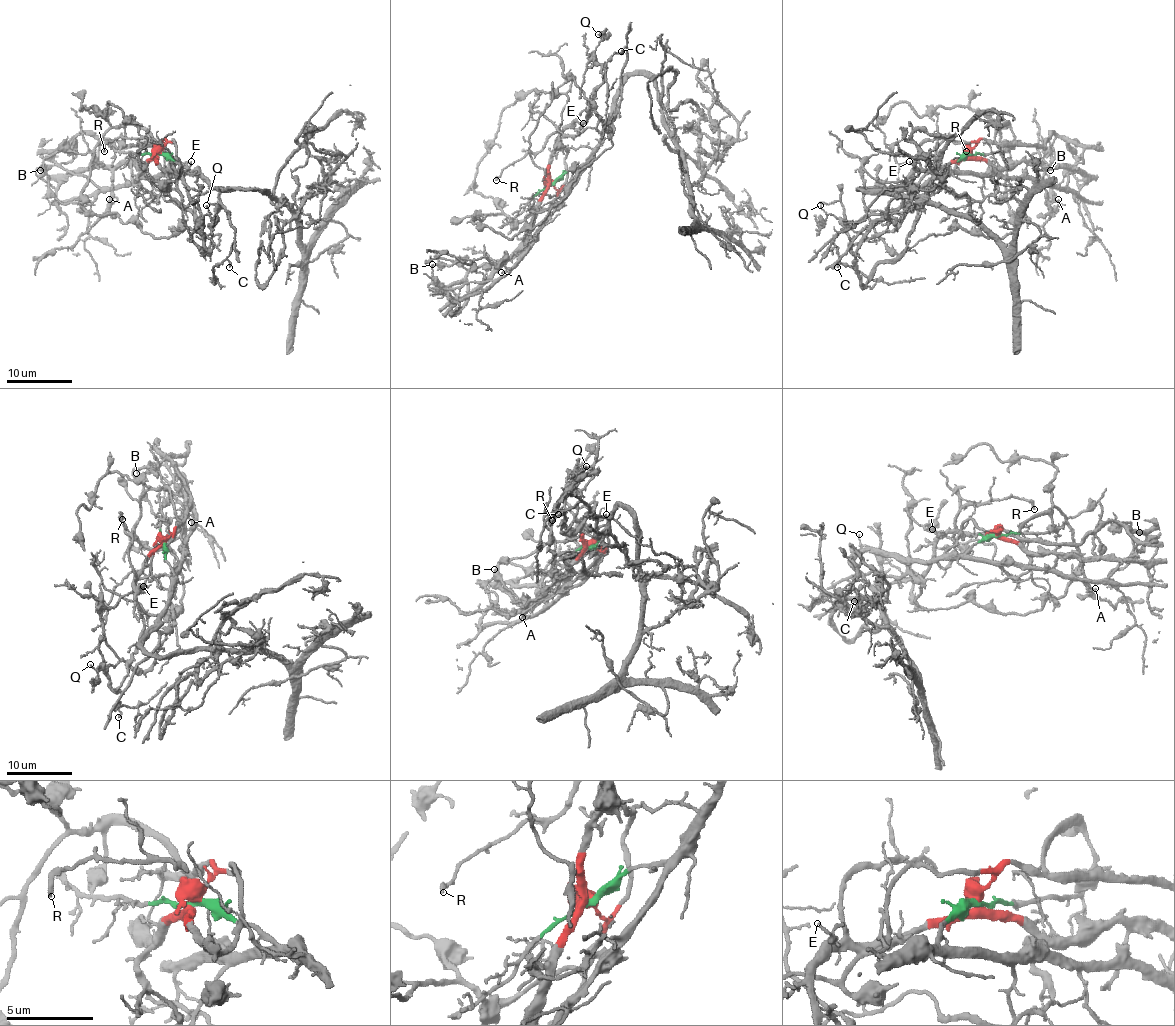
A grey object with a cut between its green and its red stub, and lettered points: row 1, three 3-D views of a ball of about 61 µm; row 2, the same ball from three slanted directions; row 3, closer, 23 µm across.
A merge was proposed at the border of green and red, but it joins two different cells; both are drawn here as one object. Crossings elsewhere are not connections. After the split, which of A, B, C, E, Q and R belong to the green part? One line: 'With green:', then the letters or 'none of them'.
With green: C

